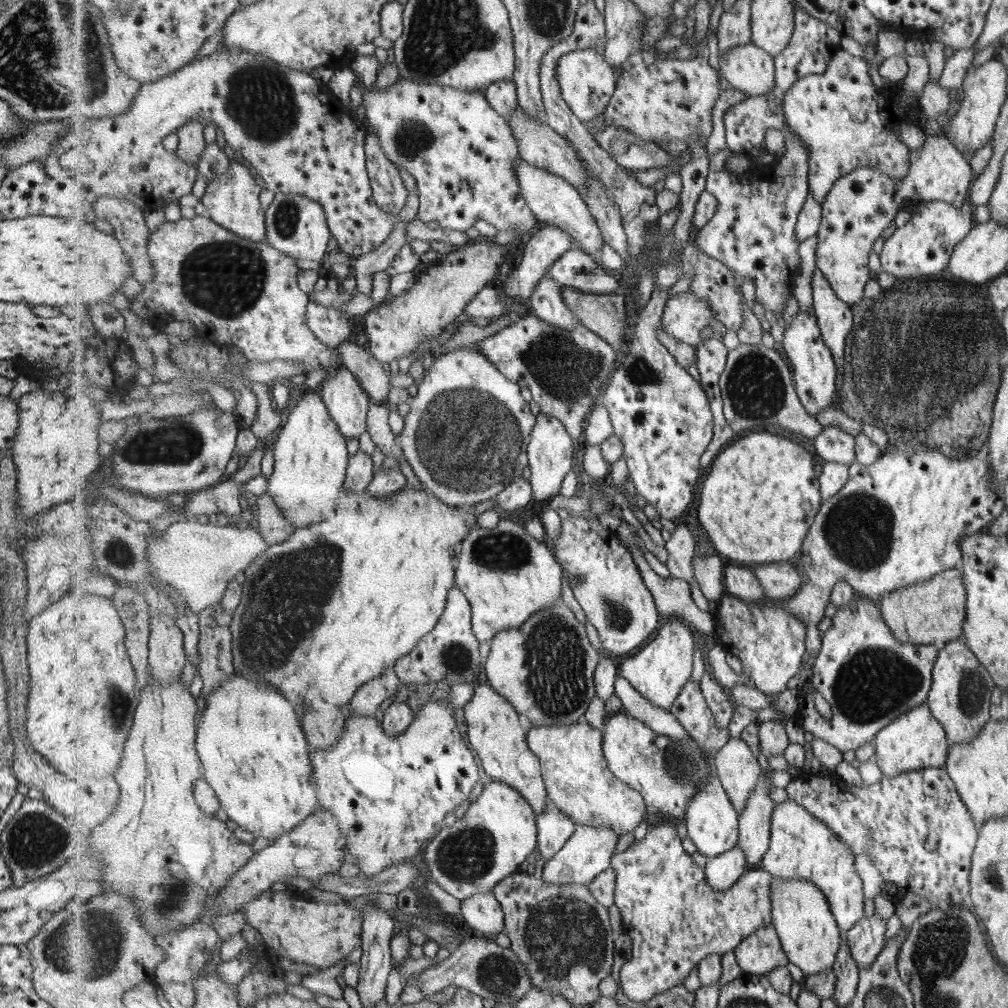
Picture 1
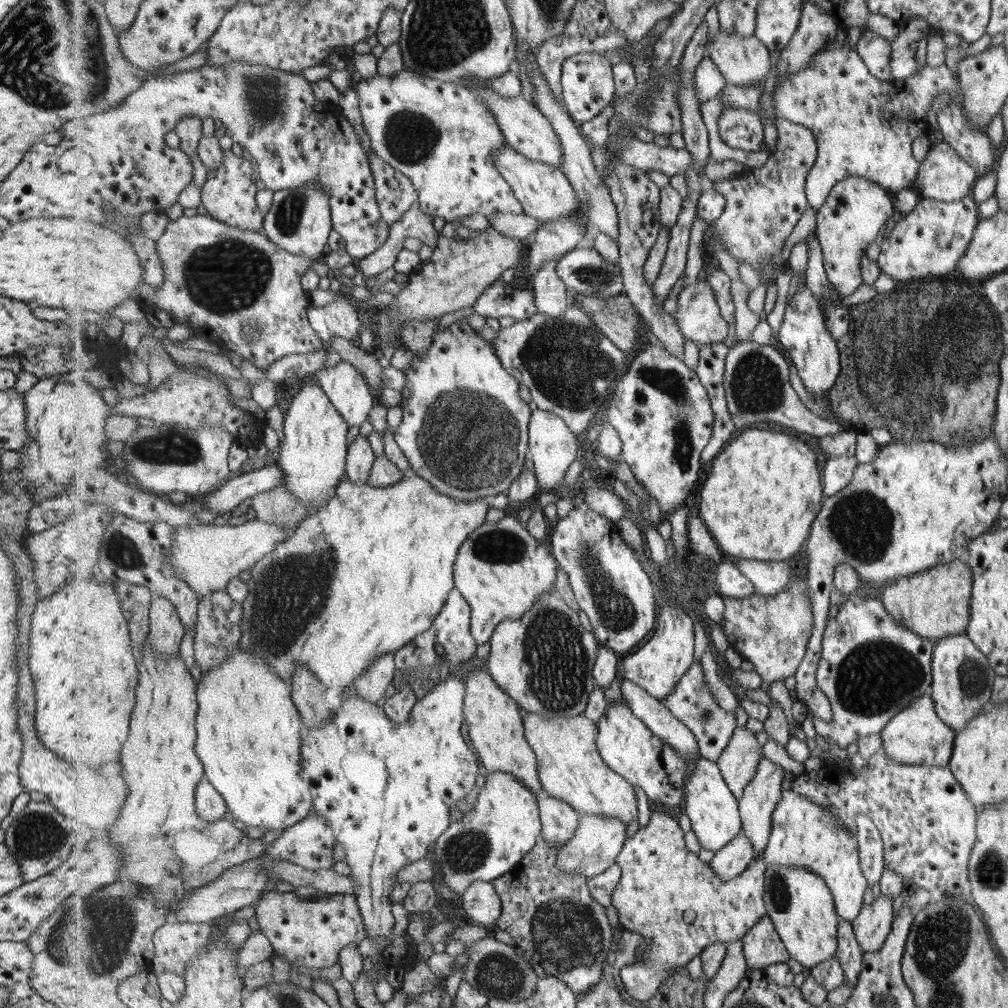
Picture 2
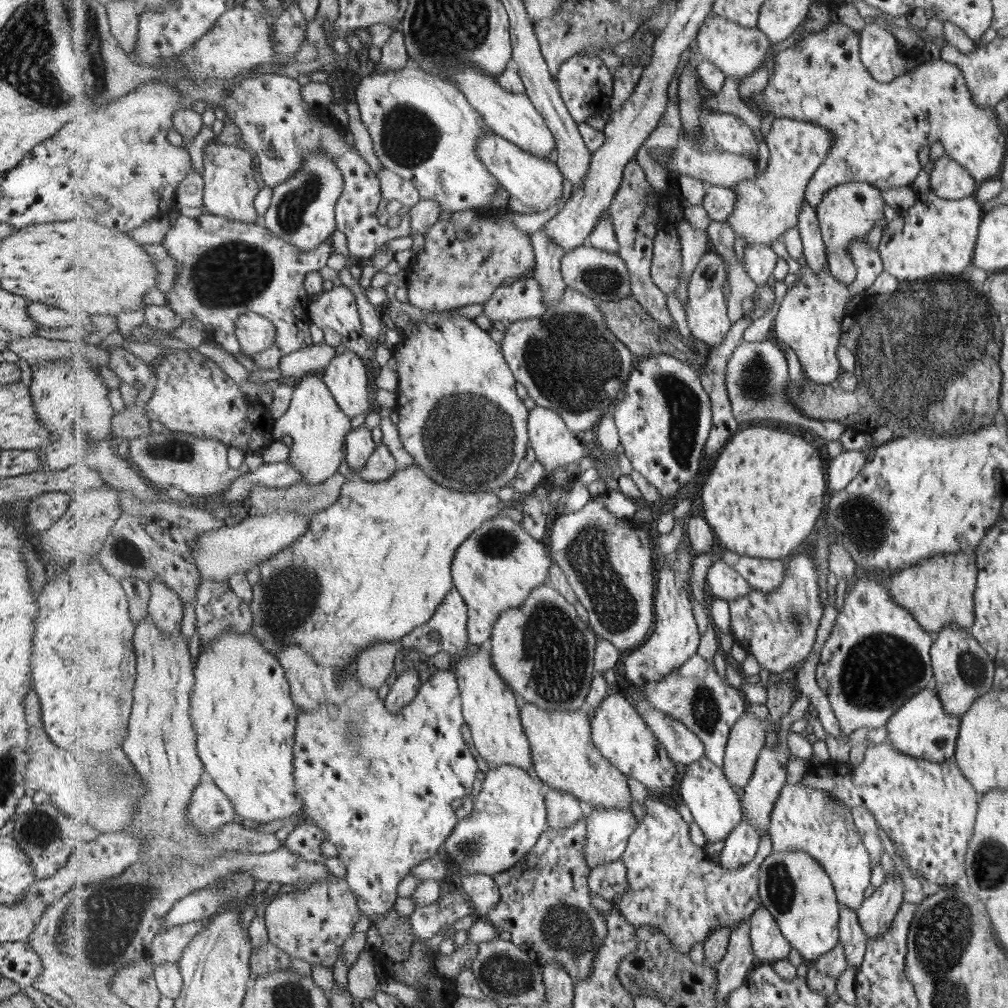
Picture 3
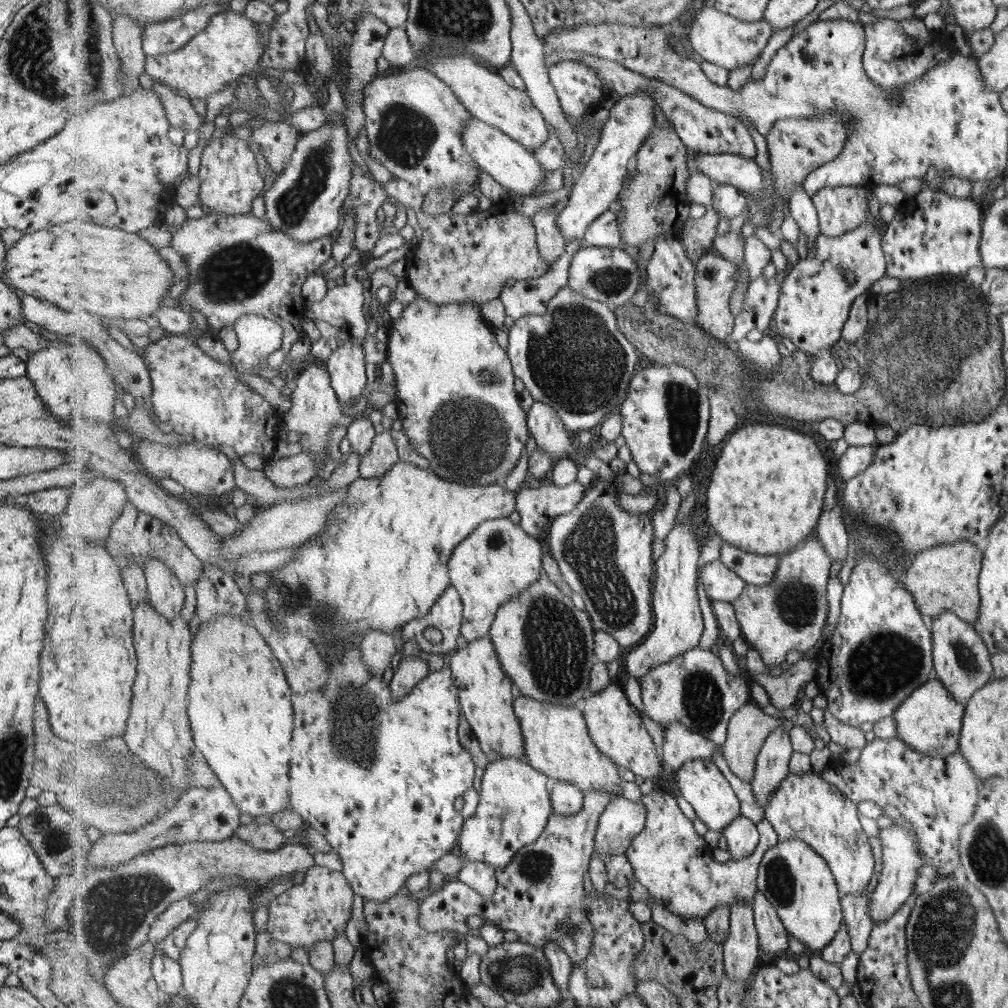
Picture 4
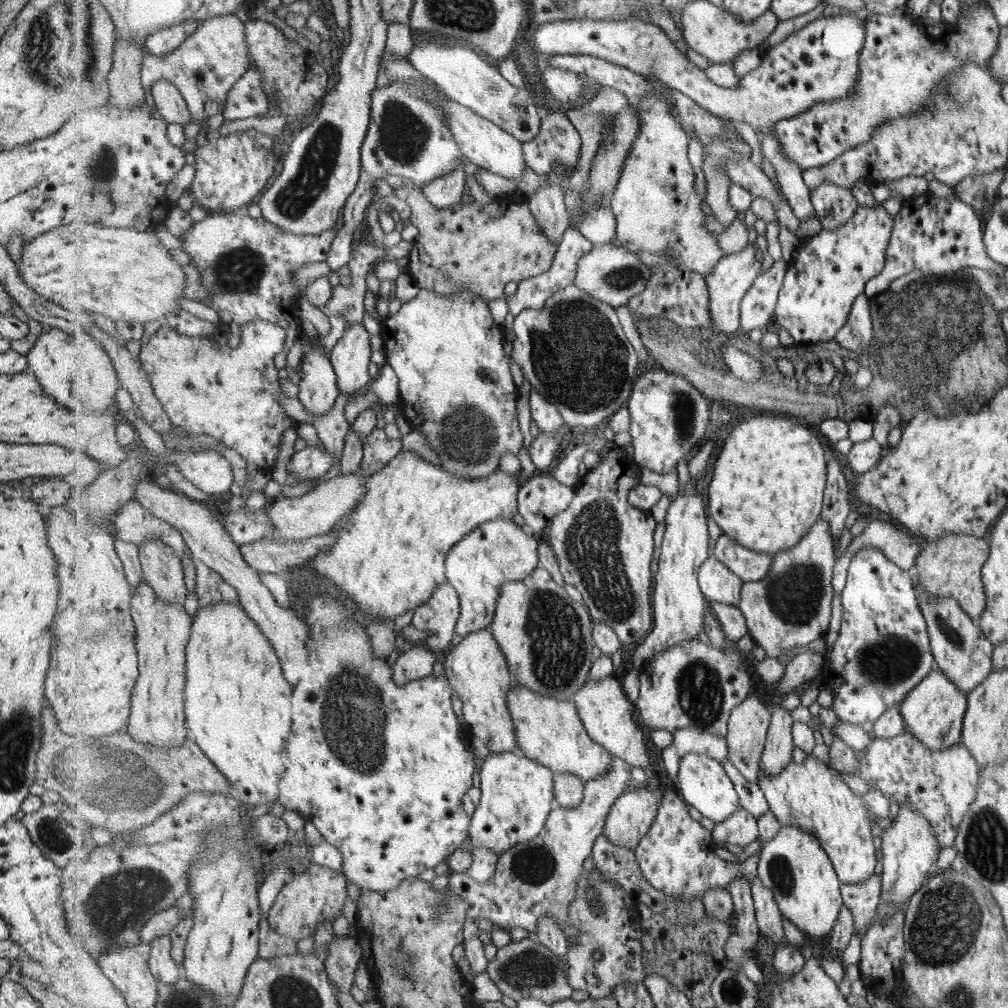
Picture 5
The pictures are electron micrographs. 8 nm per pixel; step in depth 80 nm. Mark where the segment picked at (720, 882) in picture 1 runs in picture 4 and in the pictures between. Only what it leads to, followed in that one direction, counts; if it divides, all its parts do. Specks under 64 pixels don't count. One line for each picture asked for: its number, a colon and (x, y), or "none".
2: (734, 859)
3: (741, 848)
4: (742, 835)

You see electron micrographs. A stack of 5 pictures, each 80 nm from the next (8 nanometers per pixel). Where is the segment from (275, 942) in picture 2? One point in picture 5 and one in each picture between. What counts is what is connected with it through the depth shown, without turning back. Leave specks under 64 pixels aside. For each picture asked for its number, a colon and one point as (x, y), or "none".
3: (311, 924)
4: (319, 908)
5: (319, 894)

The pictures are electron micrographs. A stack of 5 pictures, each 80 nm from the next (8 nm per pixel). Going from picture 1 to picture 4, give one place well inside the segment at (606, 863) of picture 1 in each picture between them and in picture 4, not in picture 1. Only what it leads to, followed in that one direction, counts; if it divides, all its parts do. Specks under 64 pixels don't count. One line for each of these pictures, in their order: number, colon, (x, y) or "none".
2: (599, 840)
3: (609, 830)
4: (623, 821)

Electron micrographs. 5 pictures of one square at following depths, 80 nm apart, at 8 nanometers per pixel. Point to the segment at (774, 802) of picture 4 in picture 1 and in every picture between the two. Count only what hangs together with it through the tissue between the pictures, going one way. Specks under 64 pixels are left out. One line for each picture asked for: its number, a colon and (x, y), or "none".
1: (802, 846)
2: (804, 834)
3: (804, 819)

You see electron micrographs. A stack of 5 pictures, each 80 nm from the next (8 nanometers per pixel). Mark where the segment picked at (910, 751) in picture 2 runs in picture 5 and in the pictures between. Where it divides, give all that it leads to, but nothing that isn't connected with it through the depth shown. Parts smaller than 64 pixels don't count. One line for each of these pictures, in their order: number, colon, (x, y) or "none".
3: (921, 728)
4: (930, 720)
5: (934, 710)

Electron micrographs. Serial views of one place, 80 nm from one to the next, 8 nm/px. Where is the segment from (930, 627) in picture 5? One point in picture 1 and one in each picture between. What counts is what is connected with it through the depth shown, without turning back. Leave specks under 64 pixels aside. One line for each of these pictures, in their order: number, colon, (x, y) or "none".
1: (960, 692)
2: (962, 677)
3: (963, 671)
4: (962, 662)

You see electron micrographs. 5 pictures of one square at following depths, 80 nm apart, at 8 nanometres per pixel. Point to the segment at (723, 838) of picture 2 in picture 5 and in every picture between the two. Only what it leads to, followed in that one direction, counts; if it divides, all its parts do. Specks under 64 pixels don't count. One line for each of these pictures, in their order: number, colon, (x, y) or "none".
3: (704, 787)
4: (702, 783)
5: (703, 782)

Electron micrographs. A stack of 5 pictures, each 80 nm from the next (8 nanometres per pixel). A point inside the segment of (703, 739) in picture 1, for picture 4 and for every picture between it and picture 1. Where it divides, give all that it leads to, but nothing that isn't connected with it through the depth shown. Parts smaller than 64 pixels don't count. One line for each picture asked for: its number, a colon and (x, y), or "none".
2: (691, 700)
3: (695, 694)
4: (694, 689)

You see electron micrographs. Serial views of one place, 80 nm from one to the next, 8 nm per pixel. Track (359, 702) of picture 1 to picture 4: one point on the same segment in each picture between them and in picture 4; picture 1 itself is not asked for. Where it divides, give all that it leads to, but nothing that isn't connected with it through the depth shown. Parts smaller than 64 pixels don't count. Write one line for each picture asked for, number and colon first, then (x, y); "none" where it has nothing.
2: (375, 681)
3: (374, 664)
4: (379, 647)

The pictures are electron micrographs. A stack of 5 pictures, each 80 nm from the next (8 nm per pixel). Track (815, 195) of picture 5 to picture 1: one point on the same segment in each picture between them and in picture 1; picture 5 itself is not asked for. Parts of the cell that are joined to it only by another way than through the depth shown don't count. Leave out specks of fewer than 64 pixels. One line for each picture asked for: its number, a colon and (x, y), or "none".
1: (861, 205)
2: (850, 219)
3: (847, 213)
4: (840, 209)

